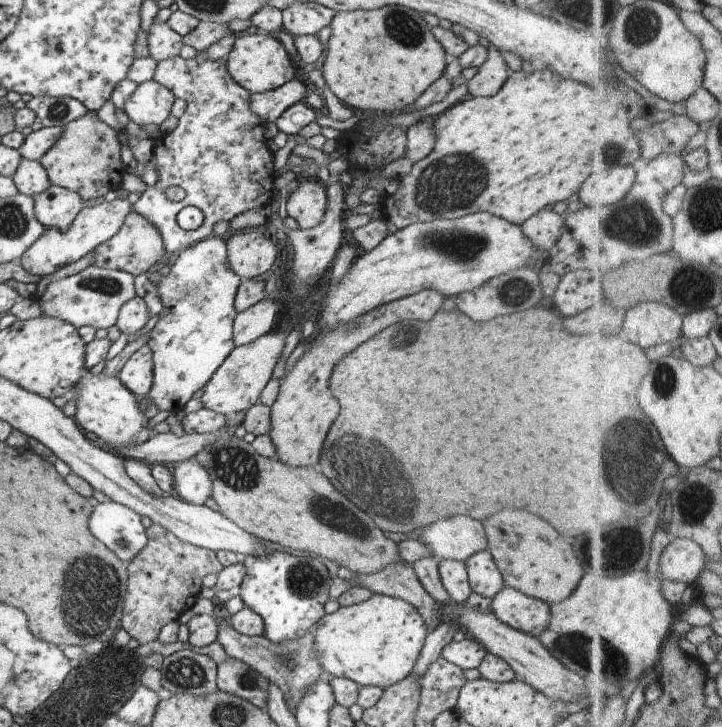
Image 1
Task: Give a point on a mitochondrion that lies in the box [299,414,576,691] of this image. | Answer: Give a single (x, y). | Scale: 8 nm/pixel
(382, 470)

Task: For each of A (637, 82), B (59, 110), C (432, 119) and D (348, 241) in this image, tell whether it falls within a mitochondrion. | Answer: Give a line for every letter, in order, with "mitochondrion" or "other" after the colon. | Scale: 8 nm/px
A: other
B: mitochondrion
C: other
D: other

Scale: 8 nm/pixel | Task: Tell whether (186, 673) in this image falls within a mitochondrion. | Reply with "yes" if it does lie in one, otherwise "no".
yes

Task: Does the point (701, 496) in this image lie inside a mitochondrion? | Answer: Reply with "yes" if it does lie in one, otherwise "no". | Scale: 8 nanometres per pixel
yes

